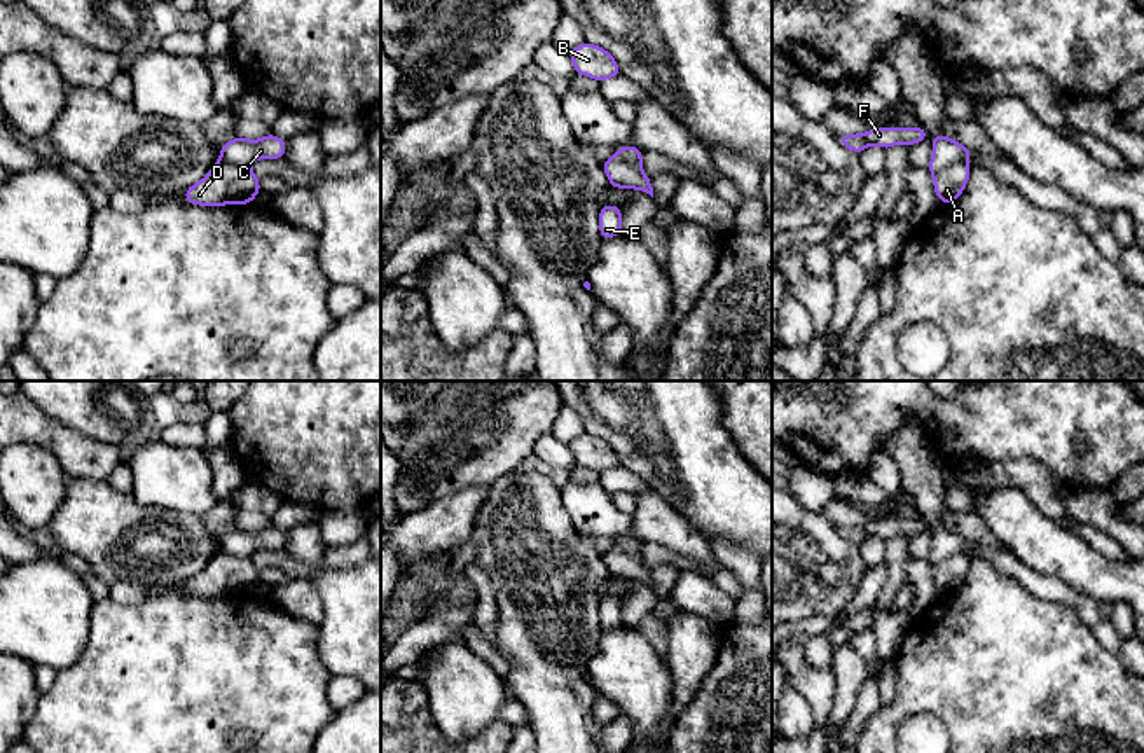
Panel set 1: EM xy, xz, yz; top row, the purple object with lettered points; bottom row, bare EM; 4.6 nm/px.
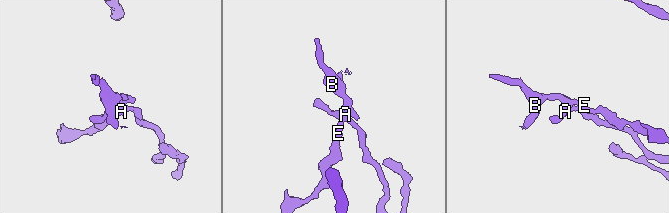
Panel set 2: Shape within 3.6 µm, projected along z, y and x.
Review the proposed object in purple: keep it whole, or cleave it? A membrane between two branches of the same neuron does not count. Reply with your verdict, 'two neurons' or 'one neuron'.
two neurons

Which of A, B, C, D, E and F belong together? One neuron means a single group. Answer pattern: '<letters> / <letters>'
A D / B C E F

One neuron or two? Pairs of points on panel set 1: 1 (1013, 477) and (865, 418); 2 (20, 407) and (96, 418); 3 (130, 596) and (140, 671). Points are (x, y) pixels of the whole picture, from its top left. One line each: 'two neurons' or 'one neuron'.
1: two neurons
2: two neurons
3: two neurons

